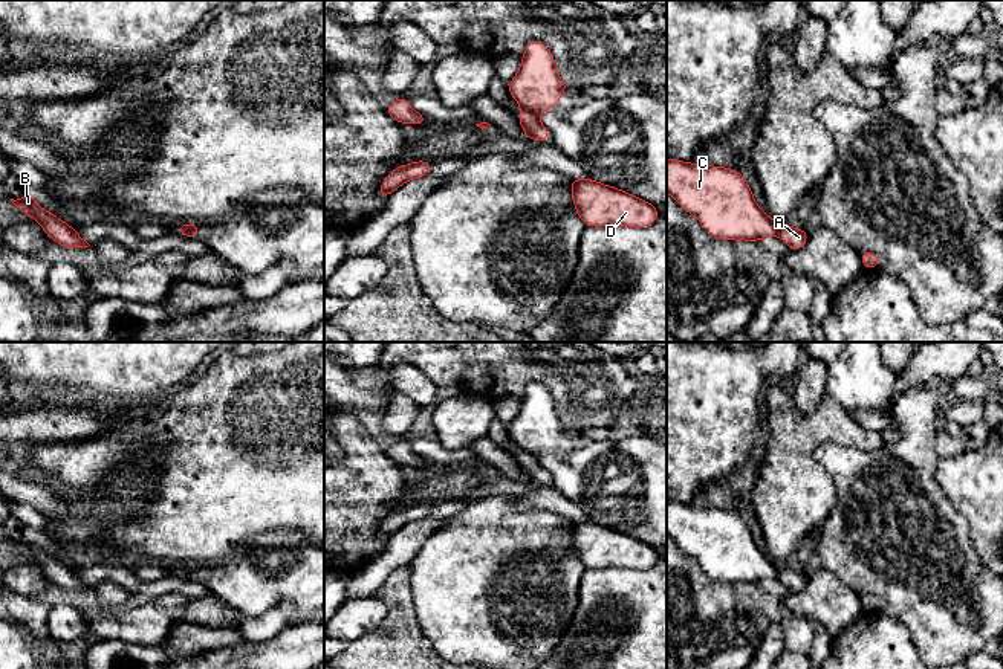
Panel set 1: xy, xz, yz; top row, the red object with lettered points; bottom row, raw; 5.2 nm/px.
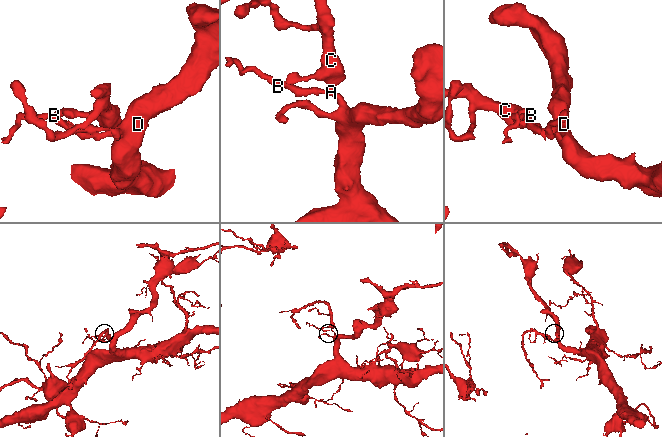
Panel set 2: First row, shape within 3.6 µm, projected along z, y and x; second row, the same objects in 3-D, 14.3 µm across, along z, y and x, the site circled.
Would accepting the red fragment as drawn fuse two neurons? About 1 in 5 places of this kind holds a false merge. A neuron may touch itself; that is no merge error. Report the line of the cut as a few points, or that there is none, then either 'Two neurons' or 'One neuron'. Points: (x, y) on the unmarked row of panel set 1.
Split along xz (523, 451), (535, 457). Two neurons

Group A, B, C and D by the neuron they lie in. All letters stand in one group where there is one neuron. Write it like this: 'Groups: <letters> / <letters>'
Groups: A B D / C

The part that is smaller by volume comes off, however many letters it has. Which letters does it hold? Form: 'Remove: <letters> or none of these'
Remove: C

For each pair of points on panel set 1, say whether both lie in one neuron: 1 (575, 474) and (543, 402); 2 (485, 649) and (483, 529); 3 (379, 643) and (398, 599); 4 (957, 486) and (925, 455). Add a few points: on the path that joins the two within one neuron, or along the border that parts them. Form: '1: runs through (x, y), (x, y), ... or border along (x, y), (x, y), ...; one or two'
1: runs through (564, 455), (543, 434), (543, 420); one
2: runs through (485, 619), (485, 597), (482, 594), (483, 559); one
3: runs through (387, 633), (398, 622), (398, 610); one
4: border along (938, 458), (936, 483), (948, 498); two

